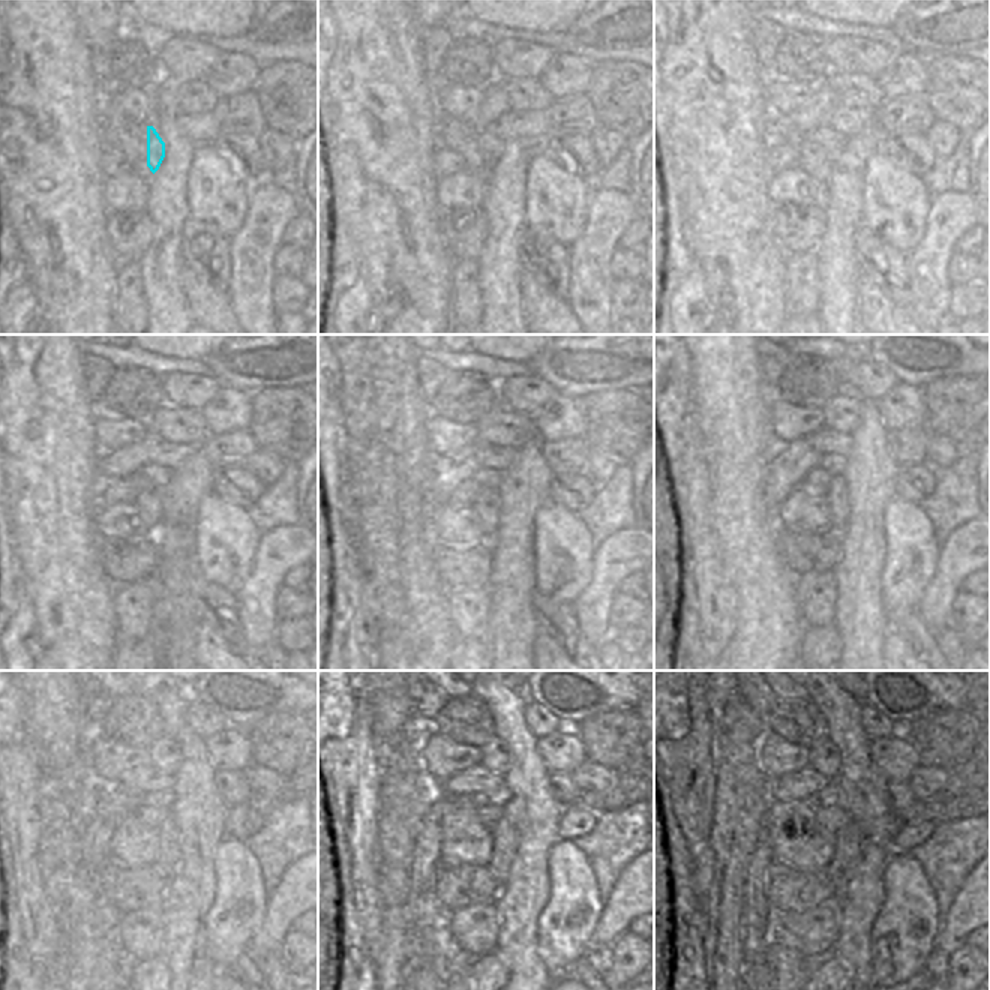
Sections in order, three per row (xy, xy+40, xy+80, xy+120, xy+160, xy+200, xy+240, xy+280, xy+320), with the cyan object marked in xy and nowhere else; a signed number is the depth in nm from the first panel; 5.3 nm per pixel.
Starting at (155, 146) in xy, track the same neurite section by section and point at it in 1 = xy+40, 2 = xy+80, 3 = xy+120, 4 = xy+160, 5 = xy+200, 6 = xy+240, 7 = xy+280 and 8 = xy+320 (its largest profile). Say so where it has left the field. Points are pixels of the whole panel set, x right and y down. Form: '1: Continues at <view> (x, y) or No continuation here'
1: Continues at xy+40 (492, 144)
2: Continues at xy+80 (833, 143)
3: Continues at xy+120 (158, 476)
4: Continues at xy+160 (491, 477)
5: Continues at xy+200 (833, 464)
6: Continues at xy+240 (164, 798)
7: Continues at xy+280 (498, 797)
8: Continues at xy+320 (831, 795)

